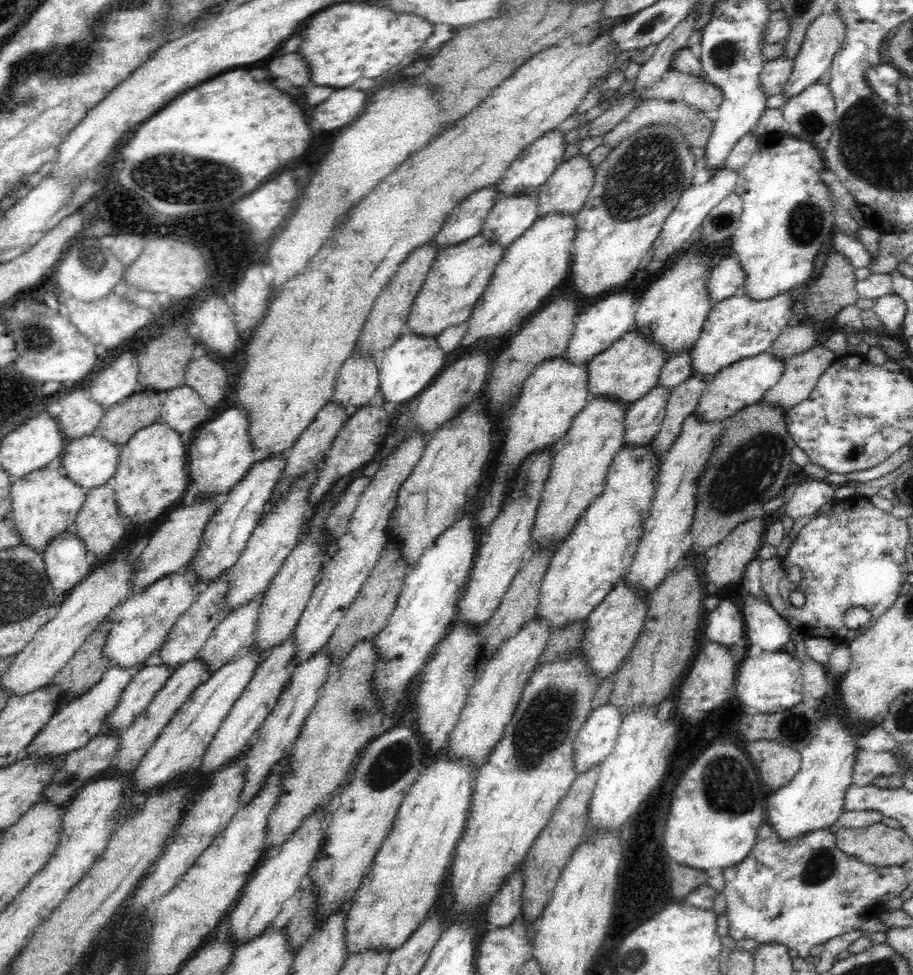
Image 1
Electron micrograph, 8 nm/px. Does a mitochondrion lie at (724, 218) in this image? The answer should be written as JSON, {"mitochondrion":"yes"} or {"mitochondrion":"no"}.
{"mitochondrion":"yes"}

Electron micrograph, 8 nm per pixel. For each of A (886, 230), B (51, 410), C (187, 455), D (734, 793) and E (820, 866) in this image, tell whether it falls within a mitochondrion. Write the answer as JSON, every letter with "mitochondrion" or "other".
{"A":"other","B":"other","C":"other","D":"mitochondrion","E":"mitochondrion"}

